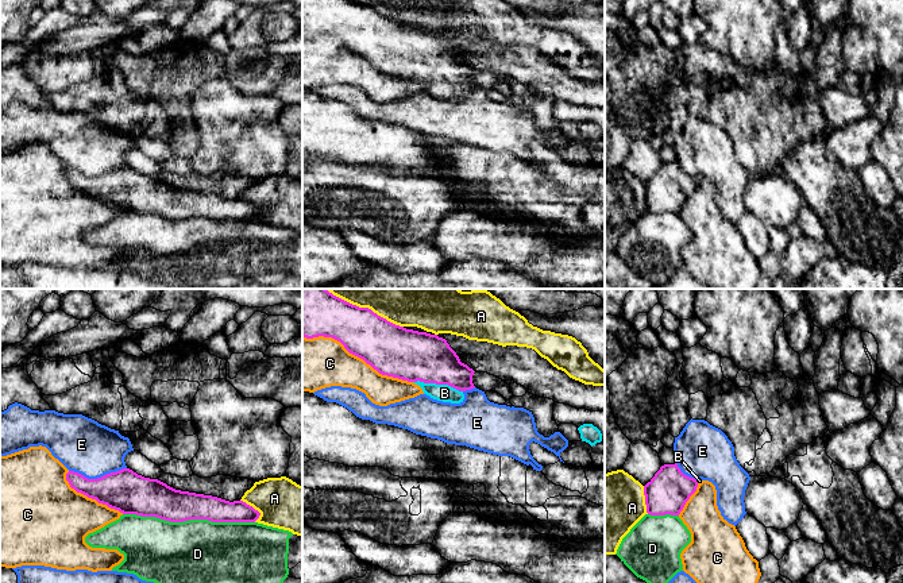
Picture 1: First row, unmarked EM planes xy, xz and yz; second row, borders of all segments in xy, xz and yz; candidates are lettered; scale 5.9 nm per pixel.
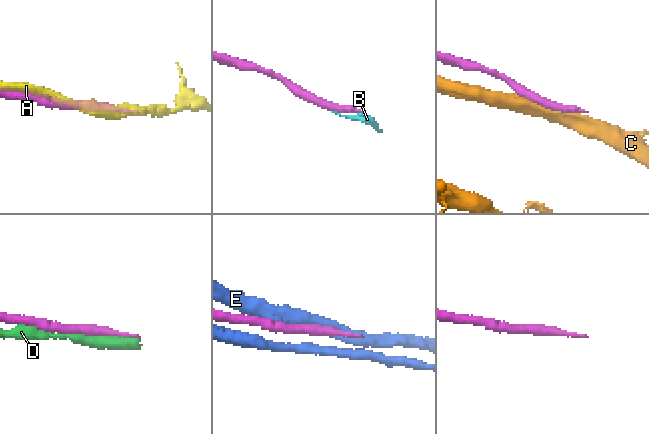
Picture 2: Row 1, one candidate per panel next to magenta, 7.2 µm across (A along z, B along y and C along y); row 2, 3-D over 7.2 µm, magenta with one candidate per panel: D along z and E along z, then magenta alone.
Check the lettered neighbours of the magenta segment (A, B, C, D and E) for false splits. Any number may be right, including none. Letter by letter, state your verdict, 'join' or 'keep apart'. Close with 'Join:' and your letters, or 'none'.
A: keep apart
B: join
C: keep apart
D: keep apart
E: keep apart
Join: B

